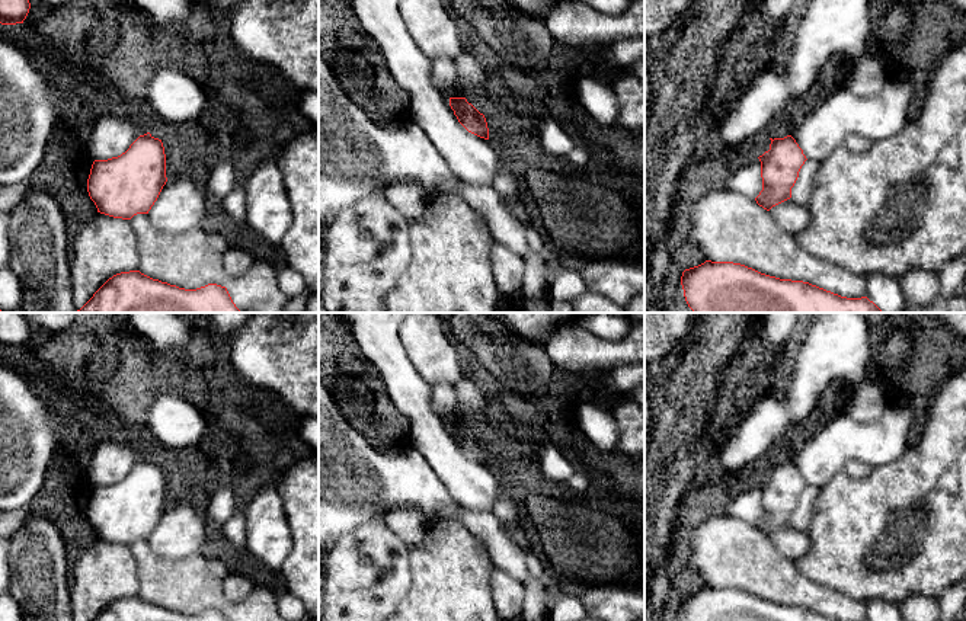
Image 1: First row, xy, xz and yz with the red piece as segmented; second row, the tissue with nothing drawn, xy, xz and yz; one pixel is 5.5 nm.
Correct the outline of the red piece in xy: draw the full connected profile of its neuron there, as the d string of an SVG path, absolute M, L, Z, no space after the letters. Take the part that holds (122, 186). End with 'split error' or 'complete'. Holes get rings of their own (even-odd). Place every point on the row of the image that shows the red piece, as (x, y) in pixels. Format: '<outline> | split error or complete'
M147 132L121 156L93 161L87 192L97 212L131 220L148 214L166 182L163 143Z | complete

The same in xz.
M450 97L450 106L458 122L471 134L489 140L489 128L483 113L480 113L466 97Z | complete

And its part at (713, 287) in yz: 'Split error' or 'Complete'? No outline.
Complete

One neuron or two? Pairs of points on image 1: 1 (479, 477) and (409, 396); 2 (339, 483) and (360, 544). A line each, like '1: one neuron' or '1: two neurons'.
1: one neuron
2: two neurons

